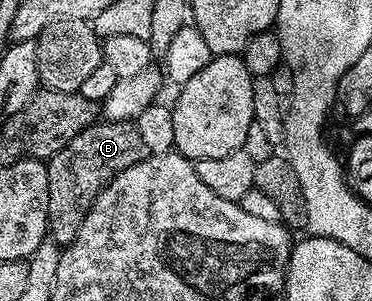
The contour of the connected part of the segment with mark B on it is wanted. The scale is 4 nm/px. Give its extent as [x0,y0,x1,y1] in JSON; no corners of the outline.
[46,120,148,246]

